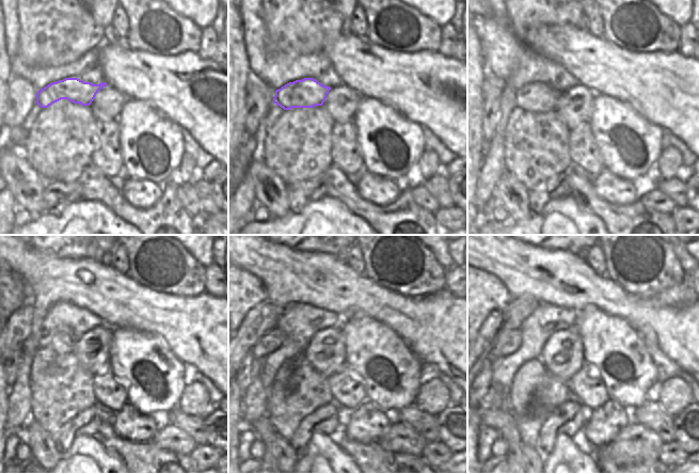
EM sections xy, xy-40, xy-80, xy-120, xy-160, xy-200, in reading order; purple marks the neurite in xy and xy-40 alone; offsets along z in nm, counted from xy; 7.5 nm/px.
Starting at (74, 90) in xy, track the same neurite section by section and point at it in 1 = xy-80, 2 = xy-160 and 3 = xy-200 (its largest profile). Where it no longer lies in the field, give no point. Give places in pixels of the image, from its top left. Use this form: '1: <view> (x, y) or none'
1: xy-80 (536, 96)
2: xy-160 (273, 340)
3: xy-200 (506, 343)

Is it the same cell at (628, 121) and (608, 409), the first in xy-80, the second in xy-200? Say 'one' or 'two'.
two

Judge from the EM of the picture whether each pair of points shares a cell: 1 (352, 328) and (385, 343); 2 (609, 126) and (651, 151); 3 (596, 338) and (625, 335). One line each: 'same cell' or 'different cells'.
1: same cell
2: same cell
3: same cell

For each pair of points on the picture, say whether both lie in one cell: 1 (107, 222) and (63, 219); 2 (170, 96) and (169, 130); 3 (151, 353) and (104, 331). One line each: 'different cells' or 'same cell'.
1: same cell
2: different cells
3: different cells

